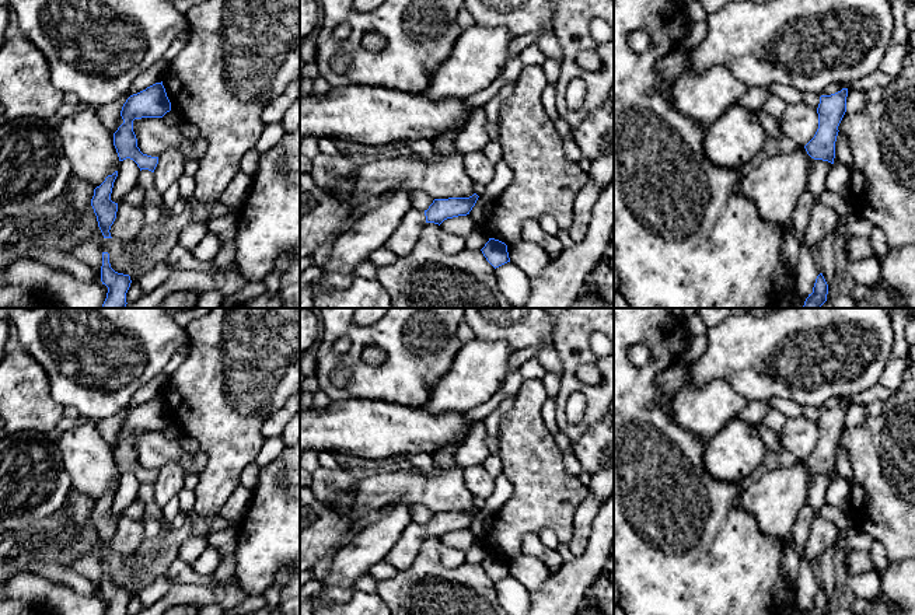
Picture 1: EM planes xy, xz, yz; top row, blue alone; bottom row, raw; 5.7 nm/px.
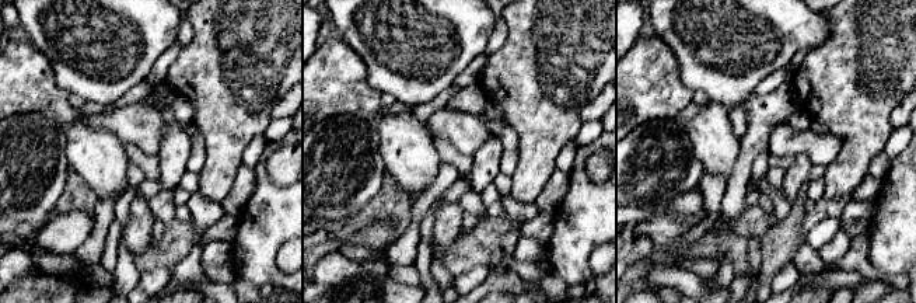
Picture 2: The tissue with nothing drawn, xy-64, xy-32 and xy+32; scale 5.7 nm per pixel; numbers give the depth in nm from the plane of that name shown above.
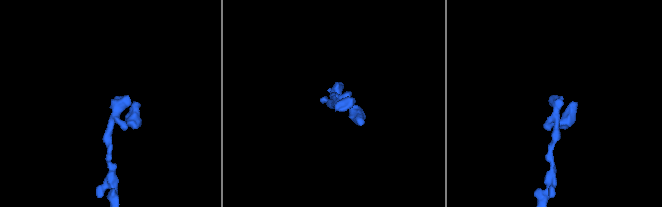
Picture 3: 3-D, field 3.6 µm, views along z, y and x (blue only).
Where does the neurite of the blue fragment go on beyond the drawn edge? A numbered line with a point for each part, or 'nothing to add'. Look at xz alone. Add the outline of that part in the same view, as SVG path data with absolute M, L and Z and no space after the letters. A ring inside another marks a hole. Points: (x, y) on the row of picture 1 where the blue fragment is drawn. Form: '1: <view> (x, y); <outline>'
1: xz (407, 236); M412 207L405 214L402 223L384 247L392 251L397 256L408 255L418 244L420 233L425 228L425 226L426 226L425 212Z

